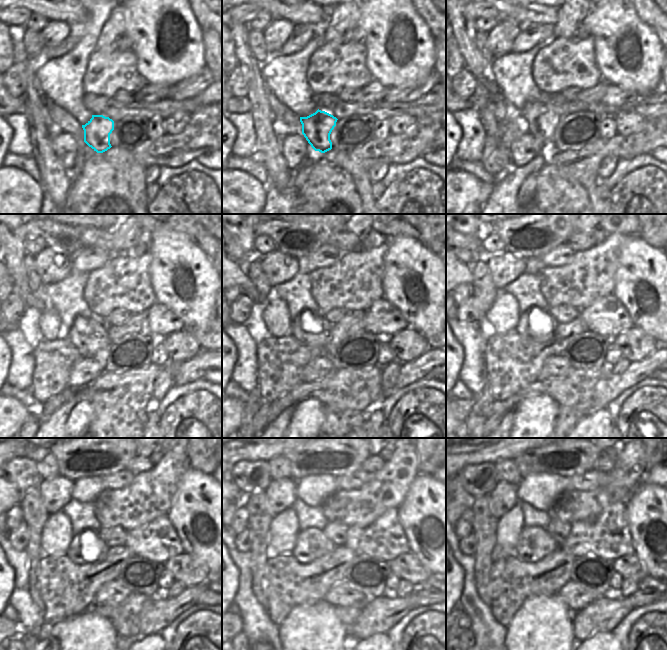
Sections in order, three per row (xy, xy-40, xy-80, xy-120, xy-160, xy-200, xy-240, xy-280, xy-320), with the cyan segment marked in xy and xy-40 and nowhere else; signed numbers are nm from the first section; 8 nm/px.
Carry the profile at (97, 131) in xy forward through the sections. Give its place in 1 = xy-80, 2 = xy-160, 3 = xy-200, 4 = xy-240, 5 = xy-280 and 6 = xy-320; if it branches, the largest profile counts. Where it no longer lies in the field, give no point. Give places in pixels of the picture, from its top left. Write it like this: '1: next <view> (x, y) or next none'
1: next xy-80 (541, 122)
2: next xy-160 (318, 340)
3: next xy-200 (527, 319)
4: next xy-240 (80, 549)
5: next xy-280 (311, 544)
6: next xy-320 (534, 543)

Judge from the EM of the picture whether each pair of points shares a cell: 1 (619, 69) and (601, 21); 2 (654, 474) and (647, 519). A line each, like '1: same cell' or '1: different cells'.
1: same cell
2: different cells

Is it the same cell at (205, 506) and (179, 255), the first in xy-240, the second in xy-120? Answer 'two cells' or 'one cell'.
one cell

